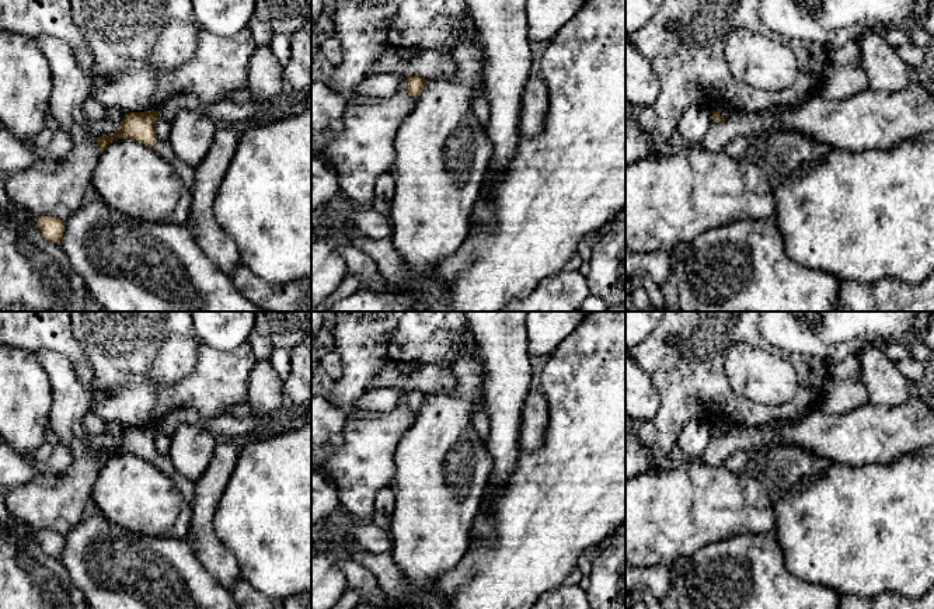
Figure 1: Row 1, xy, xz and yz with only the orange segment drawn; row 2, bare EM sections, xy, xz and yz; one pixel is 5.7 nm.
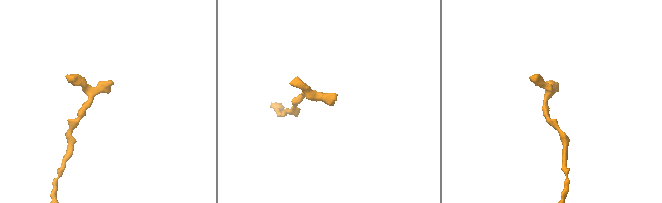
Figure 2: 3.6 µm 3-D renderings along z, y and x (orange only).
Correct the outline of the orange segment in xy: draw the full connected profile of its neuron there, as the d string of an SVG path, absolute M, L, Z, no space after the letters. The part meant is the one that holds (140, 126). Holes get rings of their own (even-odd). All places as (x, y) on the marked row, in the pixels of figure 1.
M153 109L125 114L119 129L115 133L97 138L98 149L102 152L111 142L118 139L132 139L149 146L172 166L184 185L192 194L195 168L191 168L174 154L170 140L157 139L156 121L160 115L161 111Z

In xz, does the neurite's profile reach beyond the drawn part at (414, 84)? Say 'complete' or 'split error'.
complete

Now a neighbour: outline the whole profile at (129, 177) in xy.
M132 139L111 142L91 178L91 194L109 208L146 222L187 225L192 194L172 166Z

